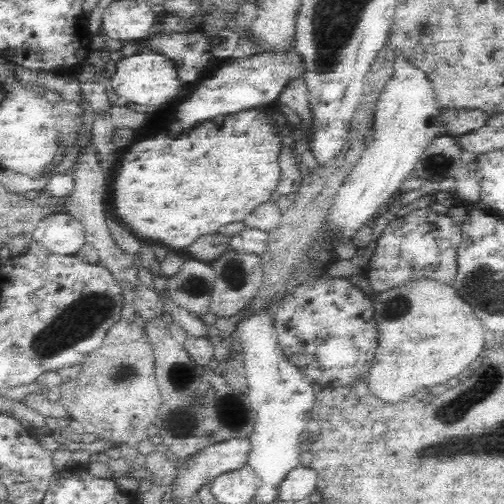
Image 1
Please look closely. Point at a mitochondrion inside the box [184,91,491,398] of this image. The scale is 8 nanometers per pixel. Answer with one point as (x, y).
(397, 306)

